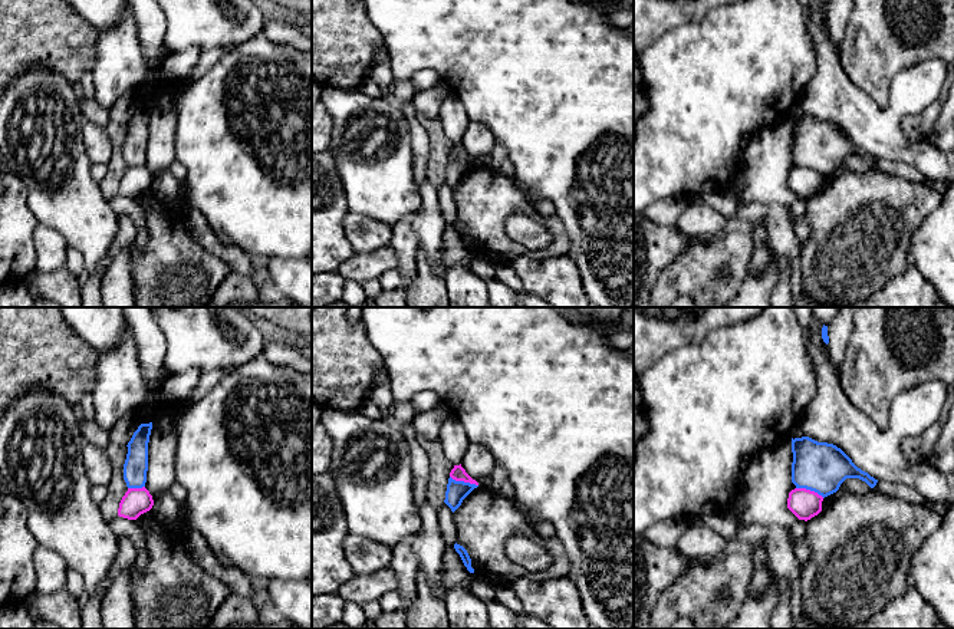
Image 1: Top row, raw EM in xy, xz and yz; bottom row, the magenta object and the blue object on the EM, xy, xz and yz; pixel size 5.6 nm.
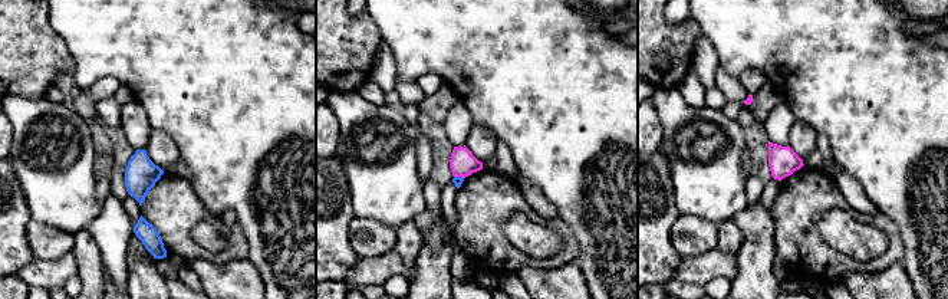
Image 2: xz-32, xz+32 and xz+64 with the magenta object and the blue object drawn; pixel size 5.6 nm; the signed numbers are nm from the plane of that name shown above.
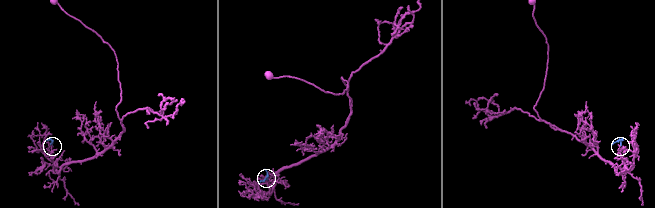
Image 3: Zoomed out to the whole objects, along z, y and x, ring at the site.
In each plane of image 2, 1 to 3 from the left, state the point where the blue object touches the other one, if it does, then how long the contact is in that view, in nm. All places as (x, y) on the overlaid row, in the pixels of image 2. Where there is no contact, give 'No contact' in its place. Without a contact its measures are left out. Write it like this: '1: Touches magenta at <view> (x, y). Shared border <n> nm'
1: No contact
2: Touches magenta at xz+32 (458, 176). Shared border 60 nm
3: No contact

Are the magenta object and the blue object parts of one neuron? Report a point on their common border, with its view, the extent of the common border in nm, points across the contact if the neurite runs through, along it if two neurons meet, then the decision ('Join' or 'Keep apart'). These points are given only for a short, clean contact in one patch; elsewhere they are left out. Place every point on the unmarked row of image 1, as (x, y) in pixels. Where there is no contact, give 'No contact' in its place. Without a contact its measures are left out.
Touches magenta at xz (464, 160). Shared border 170 nm. Boundary: xz (450, 154), (459, 160), (469, 160), (477, 164). Keep apart

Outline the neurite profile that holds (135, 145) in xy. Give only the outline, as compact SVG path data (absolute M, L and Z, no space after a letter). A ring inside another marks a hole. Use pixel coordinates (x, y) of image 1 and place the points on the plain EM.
M152 101L141 102L128 121L128 132L124 142L124 158L128 167L142 167L148 149L148 121Z

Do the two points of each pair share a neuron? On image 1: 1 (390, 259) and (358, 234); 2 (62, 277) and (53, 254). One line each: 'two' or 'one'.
1: two
2: two

